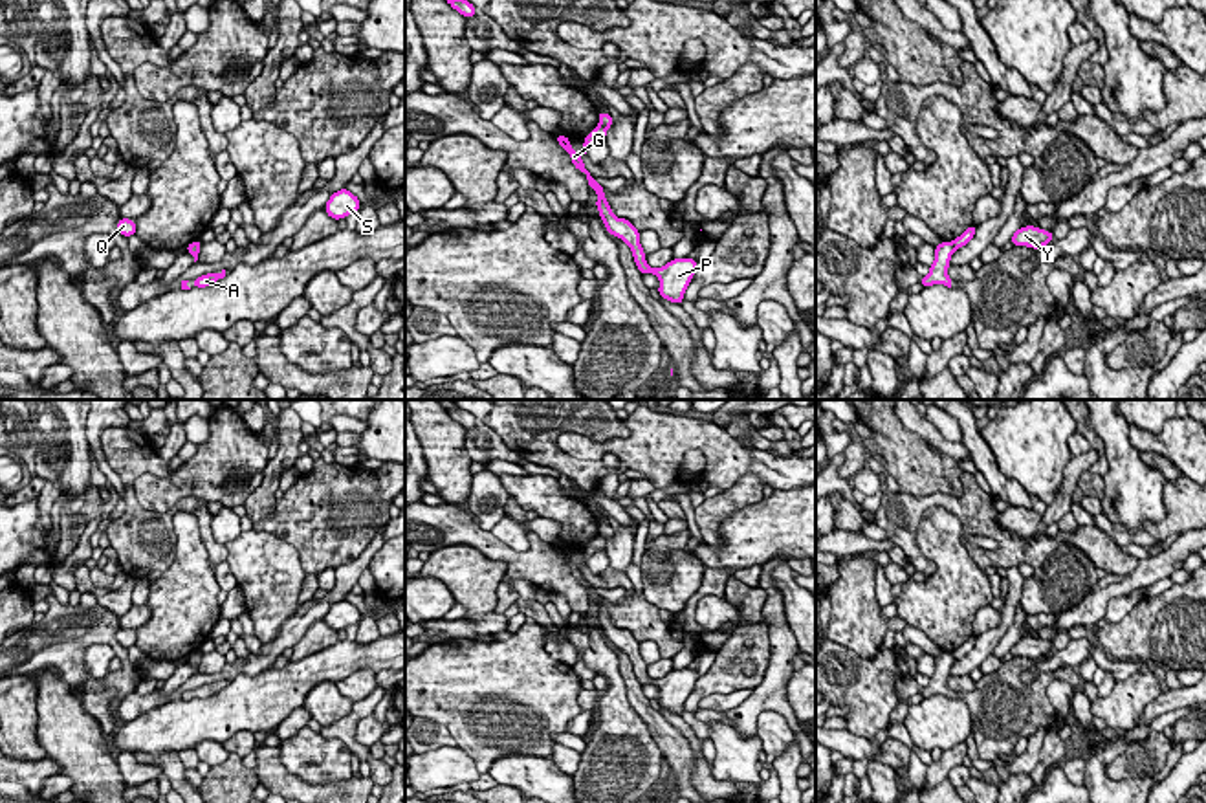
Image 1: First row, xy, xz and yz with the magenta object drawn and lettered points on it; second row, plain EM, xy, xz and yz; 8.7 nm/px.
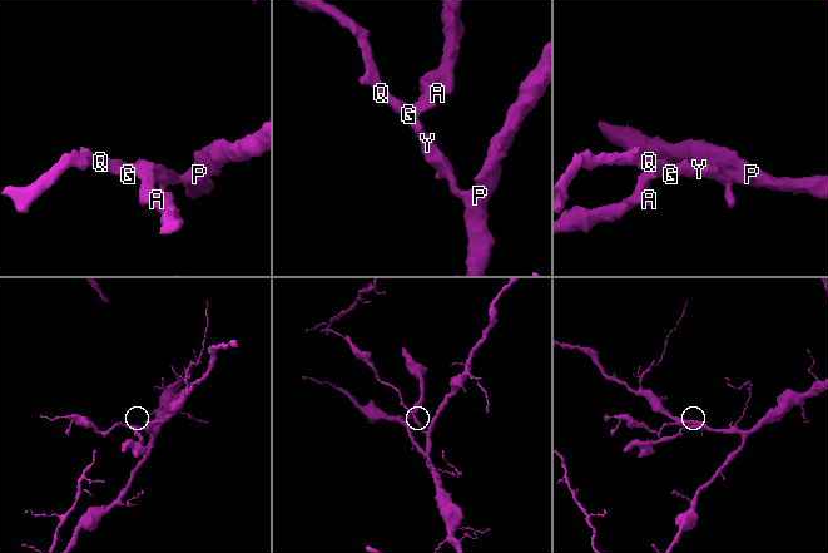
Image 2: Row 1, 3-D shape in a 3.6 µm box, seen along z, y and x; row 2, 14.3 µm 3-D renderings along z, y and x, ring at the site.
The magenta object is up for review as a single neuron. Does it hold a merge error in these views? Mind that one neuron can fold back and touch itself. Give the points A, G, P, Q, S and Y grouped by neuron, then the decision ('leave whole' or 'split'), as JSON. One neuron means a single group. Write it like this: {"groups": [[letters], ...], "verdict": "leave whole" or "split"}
{"groups": [["A"], ["G", "P", "Q", "S", "Y"]], "verdict": "split"}

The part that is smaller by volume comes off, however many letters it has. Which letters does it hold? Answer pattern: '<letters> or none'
A

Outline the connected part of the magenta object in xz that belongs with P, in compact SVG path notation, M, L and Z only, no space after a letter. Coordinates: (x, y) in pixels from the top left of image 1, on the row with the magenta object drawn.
M598 125L585 139L583 139L583 152L577 154L572 148L572 143L566 136L557 134L557 143L570 154L570 160L574 167L579 172L587 174L588 187L596 191L598 200L596 207L599 211L599 216L603 220L605 229L612 235L621 238L632 251L634 264L640 270L640 273L652 273L660 279L658 293L662 299L667 299L669 302L682 304L684 292L687 290L689 282L695 277L696 268L700 266L696 260L684 257L684 258L673 258L662 268L651 268L645 262L645 251L640 244L640 231L632 226L627 218L618 218L612 214L612 209L605 198L603 185L596 182L596 178L587 170L581 156L587 154L588 147L599 139L607 139L607 128Z

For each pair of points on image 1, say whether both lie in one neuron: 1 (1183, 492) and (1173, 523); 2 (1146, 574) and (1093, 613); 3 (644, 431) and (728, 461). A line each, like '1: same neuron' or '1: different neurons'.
1: same neuron
2: same neuron
3: same neuron

